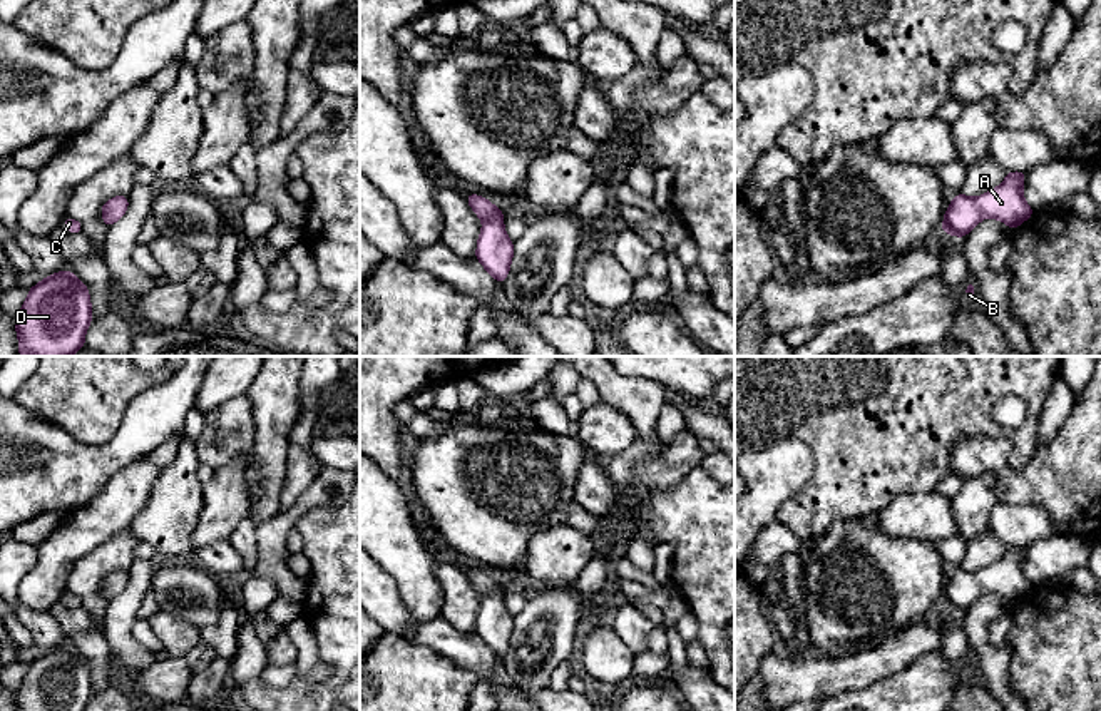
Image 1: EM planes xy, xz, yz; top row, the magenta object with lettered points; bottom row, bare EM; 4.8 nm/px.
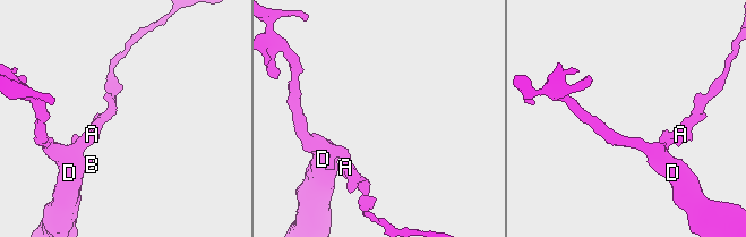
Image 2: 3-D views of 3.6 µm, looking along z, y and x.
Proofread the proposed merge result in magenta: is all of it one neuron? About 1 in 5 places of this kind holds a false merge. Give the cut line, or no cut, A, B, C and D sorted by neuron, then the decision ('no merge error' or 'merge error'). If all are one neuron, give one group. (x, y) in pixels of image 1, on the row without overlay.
cut none; groups A B C D; no merge error

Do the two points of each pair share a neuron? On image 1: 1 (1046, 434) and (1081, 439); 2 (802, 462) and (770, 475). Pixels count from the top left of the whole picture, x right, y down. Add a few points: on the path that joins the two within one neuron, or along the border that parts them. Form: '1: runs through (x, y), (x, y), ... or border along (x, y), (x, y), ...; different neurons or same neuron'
1: border along (1075, 402), (1061, 427), (1038, 447); different neurons
2: runs through (793, 462), (778, 470); same neuron

